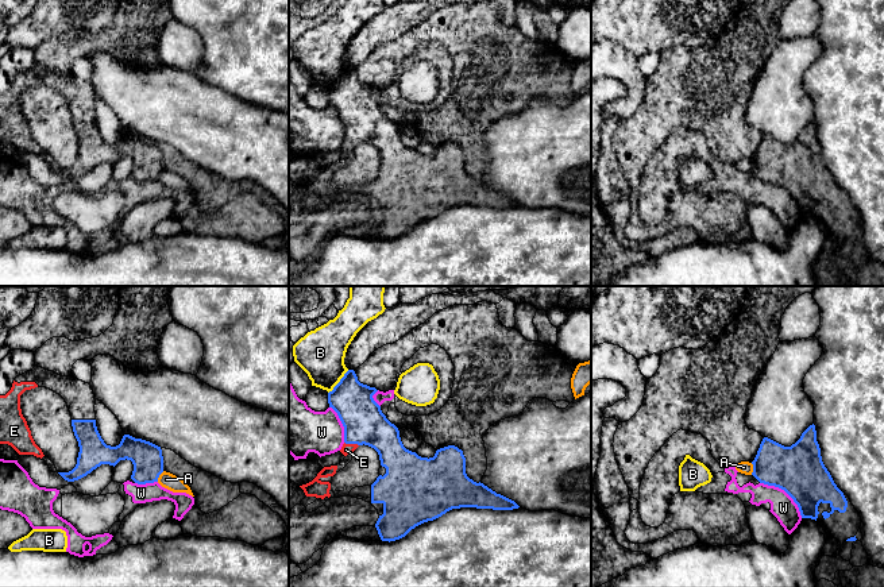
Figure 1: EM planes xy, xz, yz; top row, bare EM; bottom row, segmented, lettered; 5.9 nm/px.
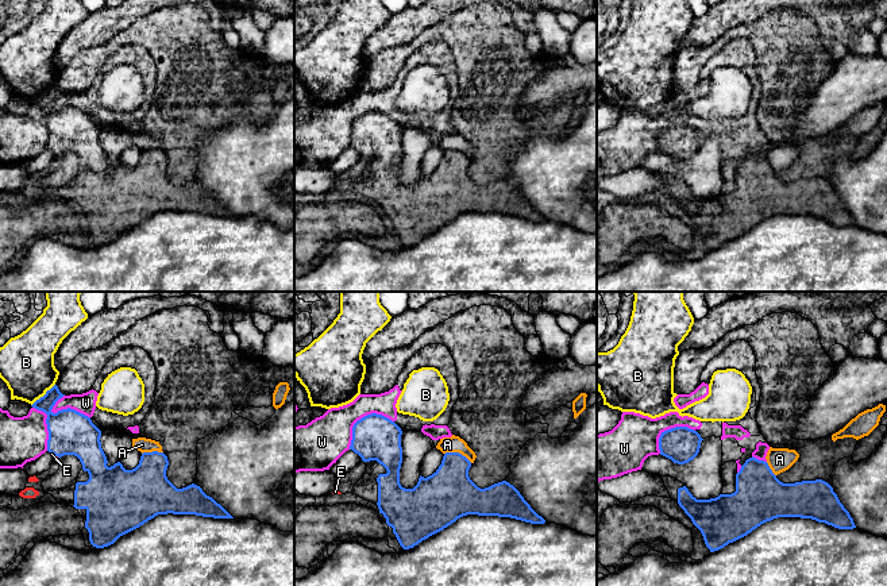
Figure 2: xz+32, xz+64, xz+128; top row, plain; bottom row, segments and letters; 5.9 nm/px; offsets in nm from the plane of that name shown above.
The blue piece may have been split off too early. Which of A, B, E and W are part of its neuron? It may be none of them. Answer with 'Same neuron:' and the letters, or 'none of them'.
Same neuron: E

